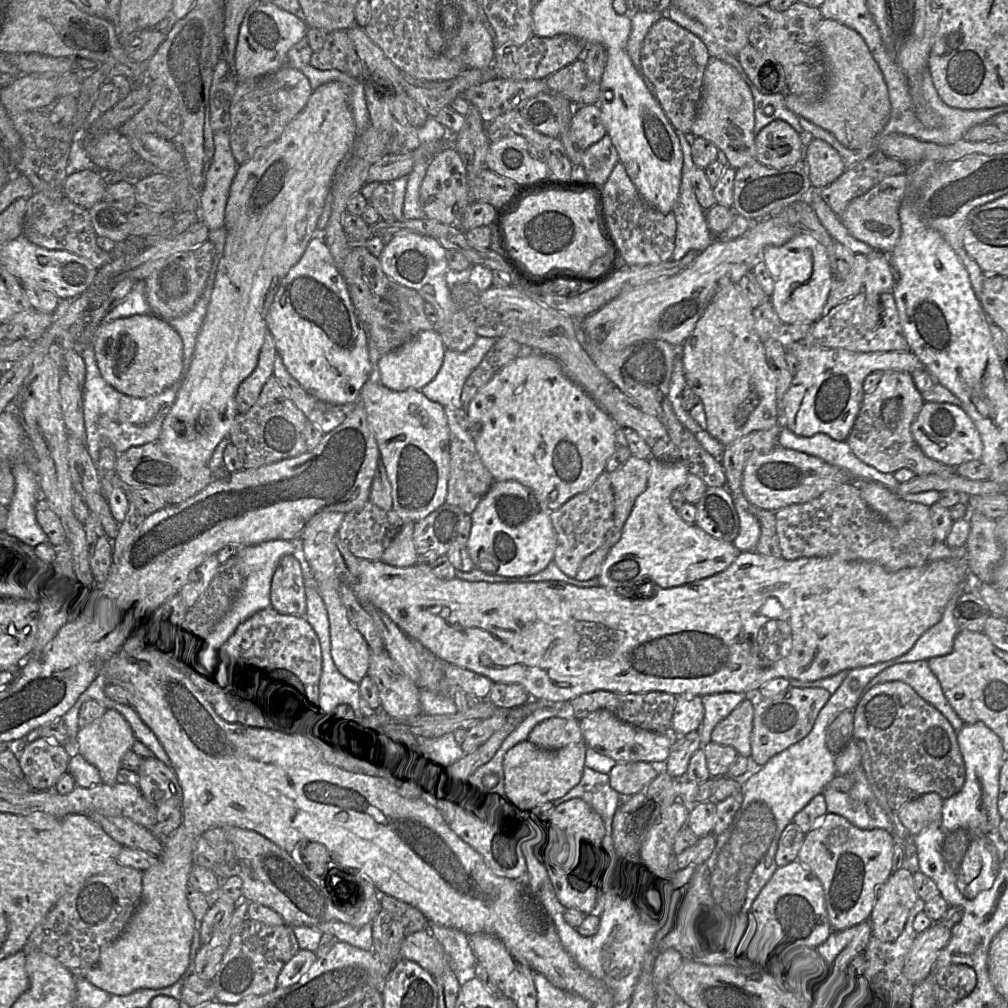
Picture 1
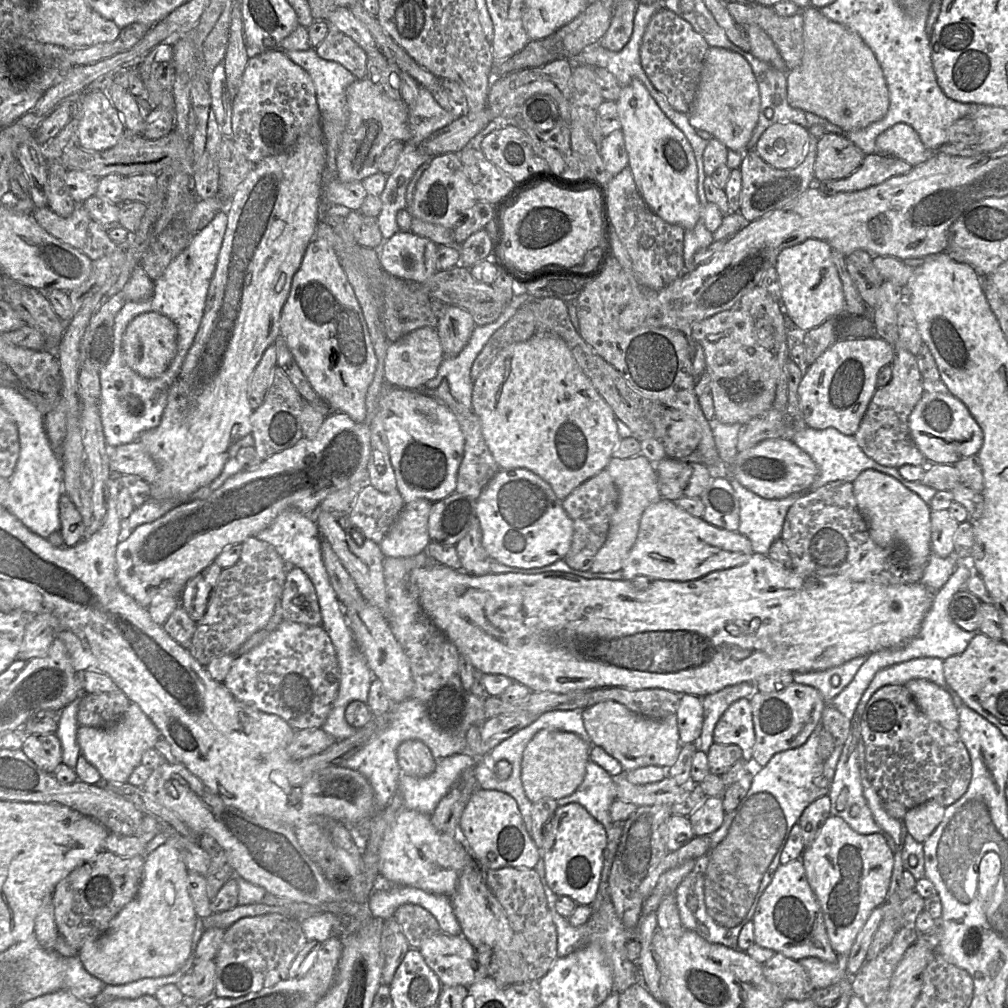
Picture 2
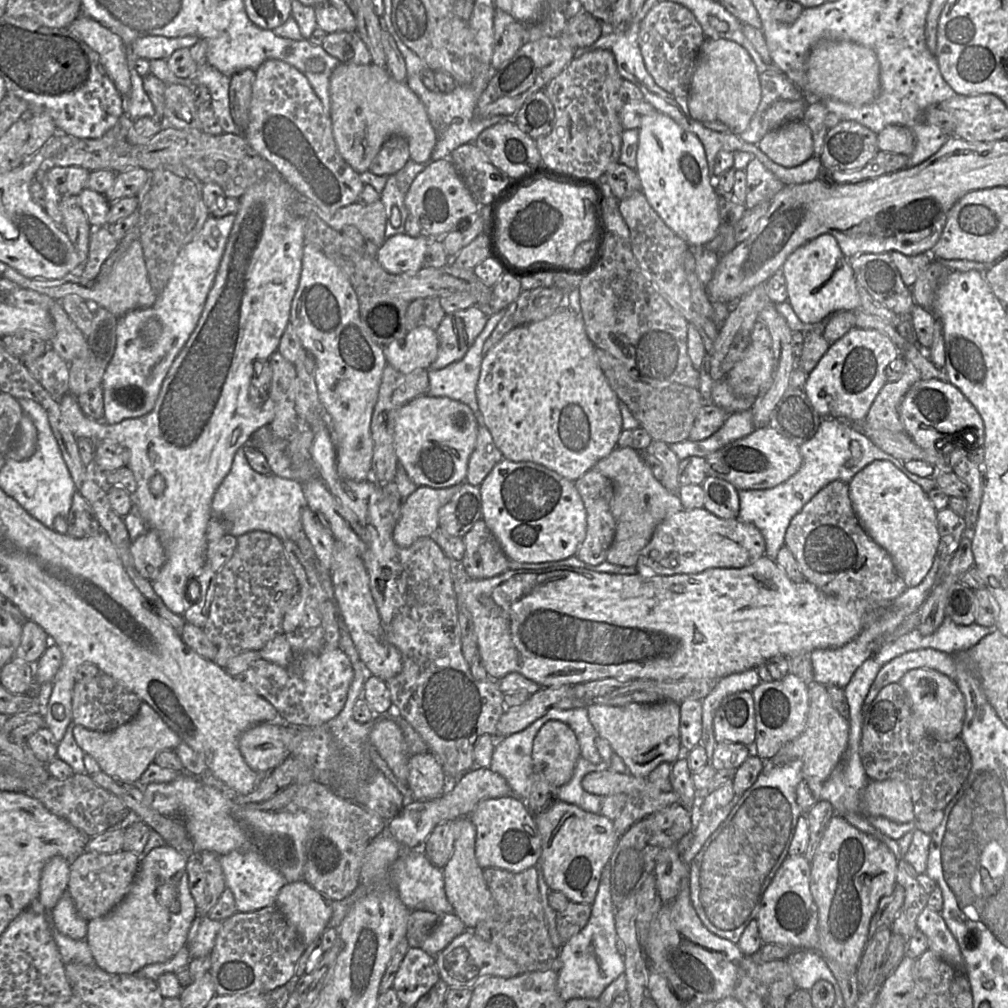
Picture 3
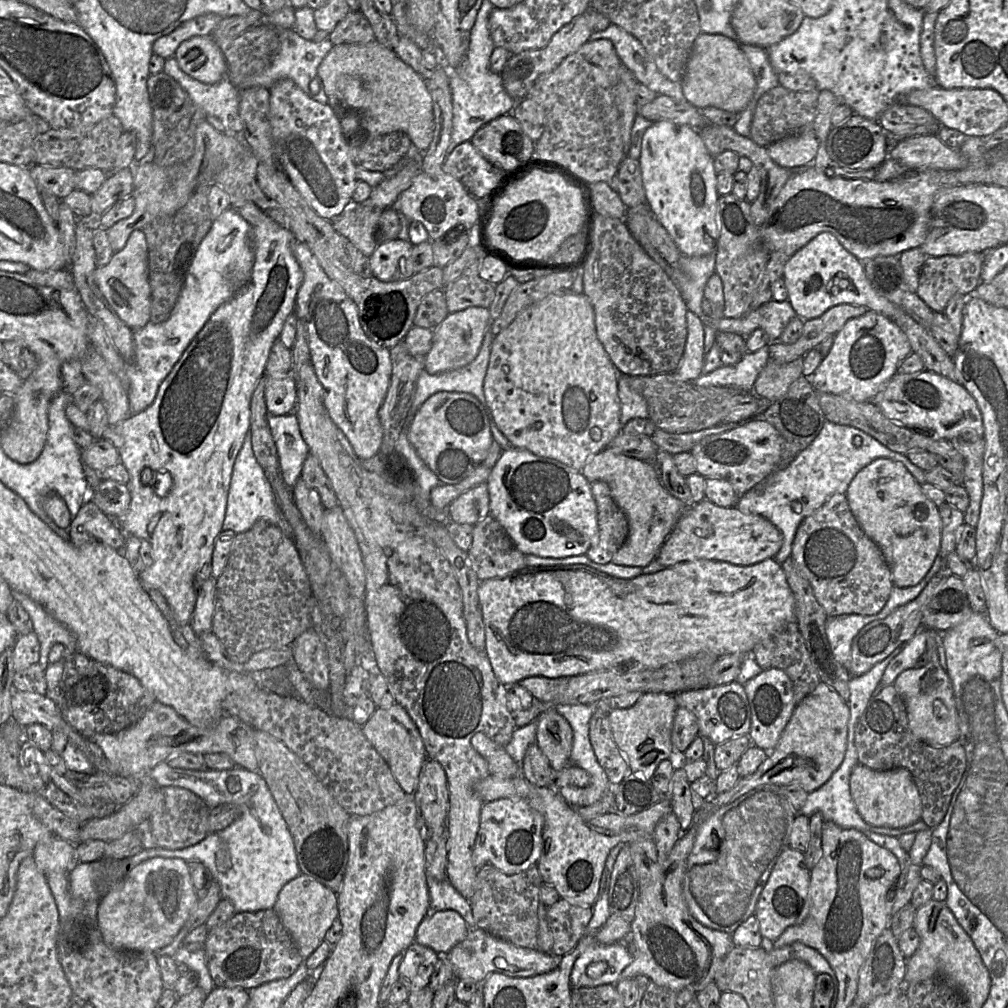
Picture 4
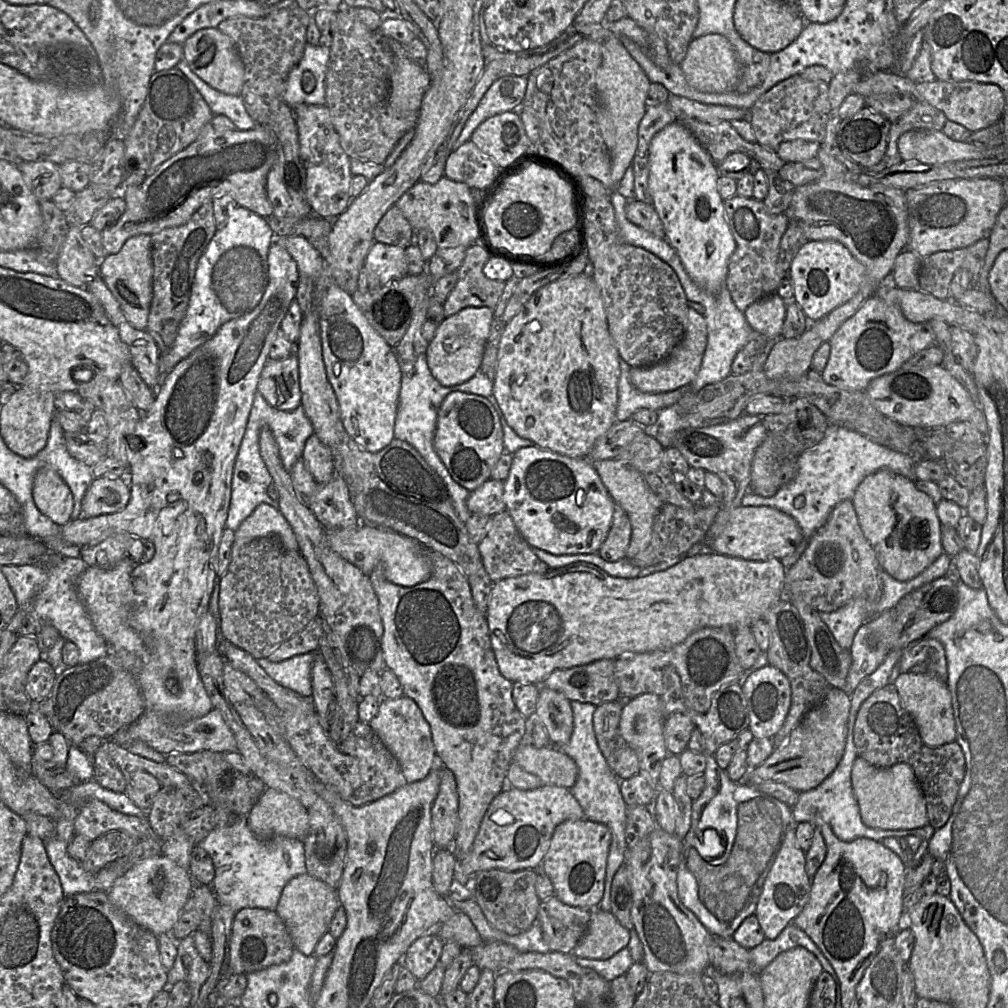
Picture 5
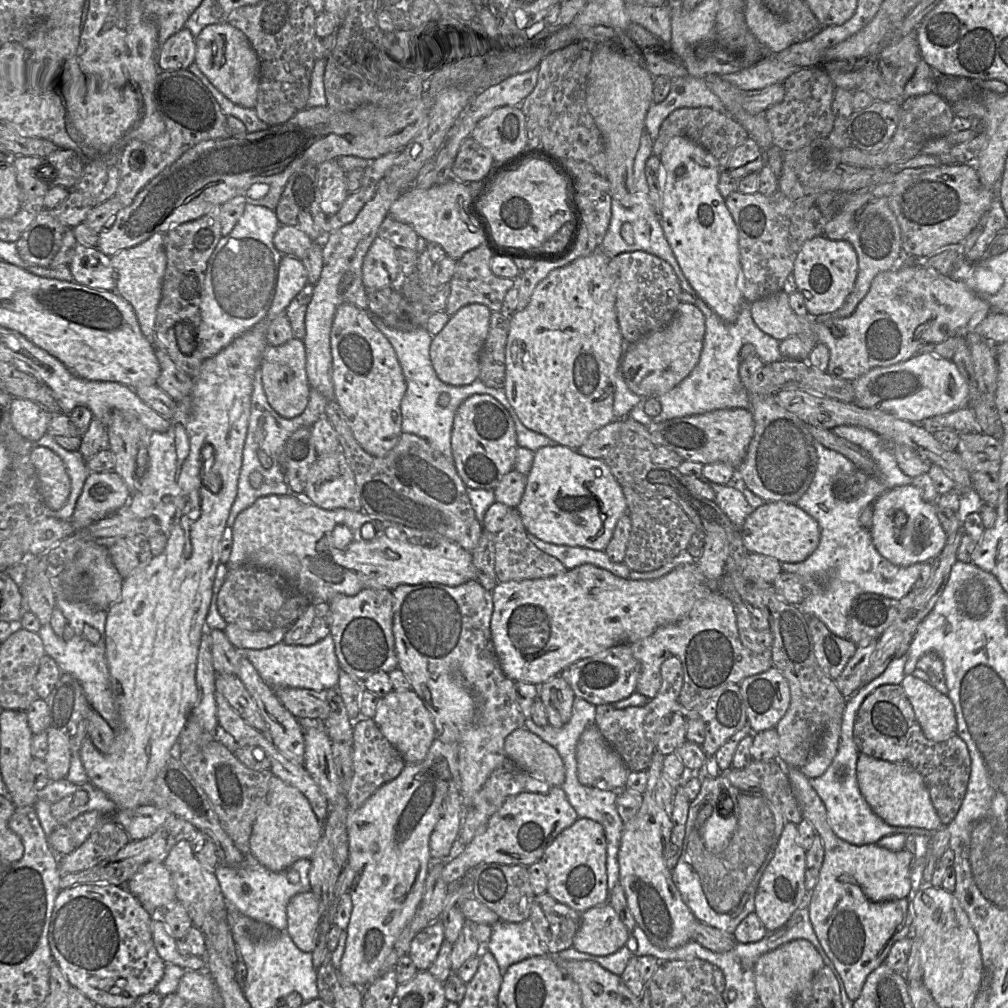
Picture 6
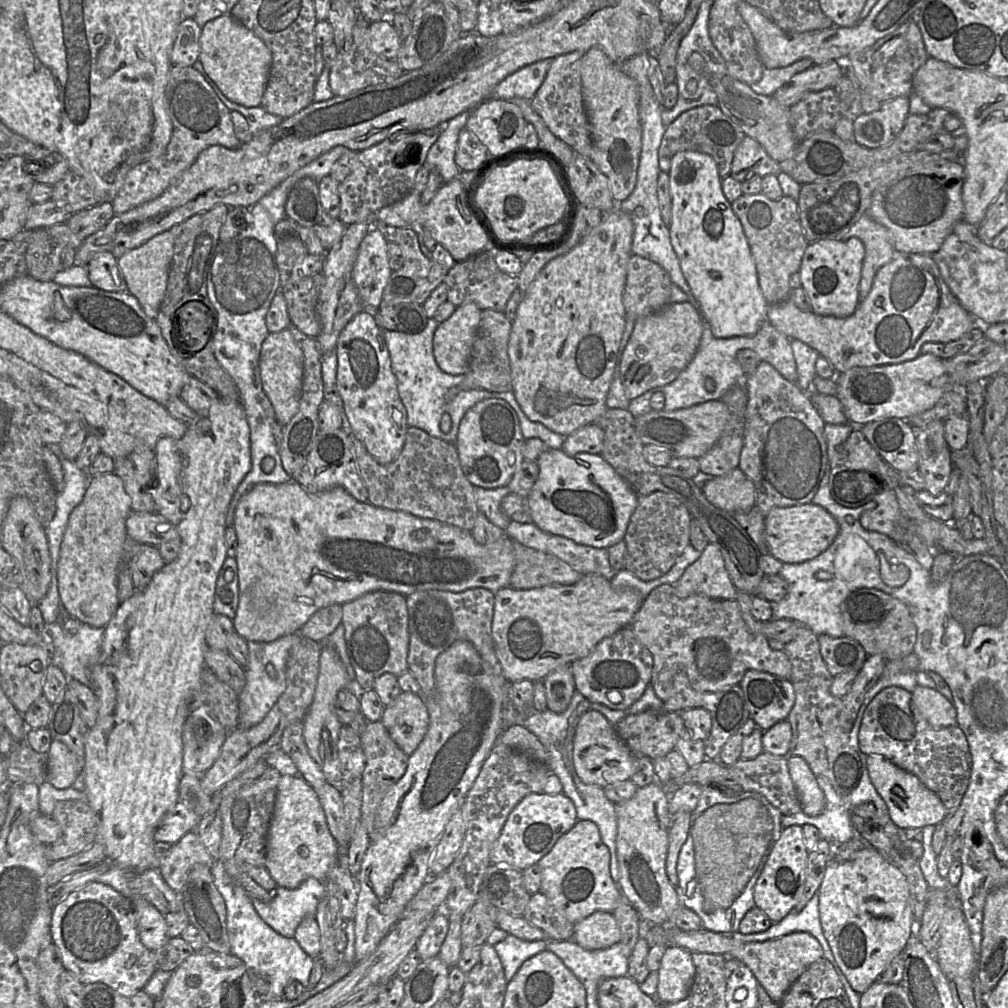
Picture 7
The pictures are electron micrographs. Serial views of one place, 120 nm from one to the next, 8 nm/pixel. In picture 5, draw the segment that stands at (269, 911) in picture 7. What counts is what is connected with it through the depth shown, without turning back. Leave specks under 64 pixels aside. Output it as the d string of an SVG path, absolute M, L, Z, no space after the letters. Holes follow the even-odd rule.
M215 807L215 809L216 825L198 845L212 858L215 877L211 886L219 902L229 905L236 912L243 908L263 908L276 911L285 885L292 878L306 873L305 853L302 841L288 837L261 840L250 830L248 816L232 813L229 809L222 807Z

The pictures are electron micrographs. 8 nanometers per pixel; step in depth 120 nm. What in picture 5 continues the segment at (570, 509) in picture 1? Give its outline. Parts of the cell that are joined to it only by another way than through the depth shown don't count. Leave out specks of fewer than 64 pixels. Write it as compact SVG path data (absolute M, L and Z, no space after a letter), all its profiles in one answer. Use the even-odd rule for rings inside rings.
M615 504L611 528L598 554L607 562L622 560L630 543L632 527L627 513Z

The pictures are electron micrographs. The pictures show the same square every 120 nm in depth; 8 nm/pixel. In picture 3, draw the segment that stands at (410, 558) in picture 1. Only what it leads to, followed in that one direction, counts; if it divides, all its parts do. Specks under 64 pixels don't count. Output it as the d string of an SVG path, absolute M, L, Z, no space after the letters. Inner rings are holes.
M461 484L448 488L418 487L401 505L393 540L401 548L438 531L438 512L458 492Z

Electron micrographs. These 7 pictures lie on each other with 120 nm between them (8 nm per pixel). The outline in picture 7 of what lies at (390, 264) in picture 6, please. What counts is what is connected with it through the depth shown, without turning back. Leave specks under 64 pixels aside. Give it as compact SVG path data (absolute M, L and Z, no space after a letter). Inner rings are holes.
M375 227L362 239L352 269L352 279L365 307L365 312L377 311L392 270L387 241Z

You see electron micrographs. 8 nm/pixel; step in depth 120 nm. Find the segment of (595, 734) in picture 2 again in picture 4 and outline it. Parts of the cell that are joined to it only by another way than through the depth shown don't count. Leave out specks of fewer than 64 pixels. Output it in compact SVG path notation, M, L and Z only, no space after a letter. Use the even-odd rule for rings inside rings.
M644 693L629 708L608 712L613 739L627 759L630 773L651 780L658 765L673 752L671 732L677 704L672 694Z

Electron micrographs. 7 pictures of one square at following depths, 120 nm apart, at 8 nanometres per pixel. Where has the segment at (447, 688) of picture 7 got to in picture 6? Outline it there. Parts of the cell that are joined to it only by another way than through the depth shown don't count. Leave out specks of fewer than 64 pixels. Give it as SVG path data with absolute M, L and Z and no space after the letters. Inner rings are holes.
M435 738L432 742L426 757L419 763L406 764L401 773L392 781L384 784L359 808L349 809L346 821L346 828L348 834L348 860L347 865L352 870L352 882L350 884L348 893L351 895L352 911L347 927L347 938L343 956L341 958L339 971L351 983L361 988L365 988L373 982L379 975L381 967L393 949L395 942L399 935L414 916L419 903L424 893L425 881L428 875L429 868L432 865L432 857L430 854L429 839L430 835L436 825L441 803L450 789L459 788L459 770L458 770L458 754L455 744L443 743Z

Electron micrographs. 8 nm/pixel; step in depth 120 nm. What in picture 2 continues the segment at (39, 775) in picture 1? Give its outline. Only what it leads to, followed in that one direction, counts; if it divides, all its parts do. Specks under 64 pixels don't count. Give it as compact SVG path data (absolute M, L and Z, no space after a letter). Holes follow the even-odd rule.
M56 733L26 735L21 750L38 768L49 774L62 763L62 747Z

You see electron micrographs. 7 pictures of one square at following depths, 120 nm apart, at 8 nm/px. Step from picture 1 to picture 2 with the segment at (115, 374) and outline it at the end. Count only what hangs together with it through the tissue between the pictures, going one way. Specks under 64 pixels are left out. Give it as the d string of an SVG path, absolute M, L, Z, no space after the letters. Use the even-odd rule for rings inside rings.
M158 312L136 316L127 326L122 338L122 354L126 364L144 378L161 375L177 352L178 330L172 320Z

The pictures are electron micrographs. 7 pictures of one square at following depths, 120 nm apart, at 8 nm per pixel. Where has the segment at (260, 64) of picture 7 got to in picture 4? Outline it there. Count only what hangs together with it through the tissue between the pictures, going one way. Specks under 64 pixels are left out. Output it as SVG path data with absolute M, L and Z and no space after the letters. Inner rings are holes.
M211 35L183 41L174 56L184 73L202 83L215 84L227 76L225 56Z

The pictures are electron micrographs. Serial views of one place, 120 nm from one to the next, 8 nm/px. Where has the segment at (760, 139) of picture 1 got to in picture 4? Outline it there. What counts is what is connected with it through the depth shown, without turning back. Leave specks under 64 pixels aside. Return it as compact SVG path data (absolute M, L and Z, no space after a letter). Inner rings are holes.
M814 132L790 135L766 147L773 161L788 169L804 166L815 159L818 148Z

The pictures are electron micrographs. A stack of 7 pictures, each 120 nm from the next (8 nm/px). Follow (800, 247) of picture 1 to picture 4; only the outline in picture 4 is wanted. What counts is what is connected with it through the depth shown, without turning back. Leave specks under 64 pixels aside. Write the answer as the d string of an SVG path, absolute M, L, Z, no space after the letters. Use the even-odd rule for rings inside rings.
M829 232L818 234L791 256L784 267L783 278L788 300L797 316L803 320L818 318L828 309L840 304L865 306L890 319L897 318L897 312L904 312L873 289L865 275L863 263Z

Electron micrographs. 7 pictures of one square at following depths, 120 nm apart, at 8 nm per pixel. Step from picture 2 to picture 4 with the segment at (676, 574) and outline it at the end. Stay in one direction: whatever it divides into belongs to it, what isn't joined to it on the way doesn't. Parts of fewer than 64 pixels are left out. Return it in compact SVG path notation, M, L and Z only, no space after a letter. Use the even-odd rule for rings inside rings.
M704 498L688 507L677 521L656 560L665 568L698 559L753 565L774 558L782 544L781 531L763 516L744 514L737 507L720 507Z

